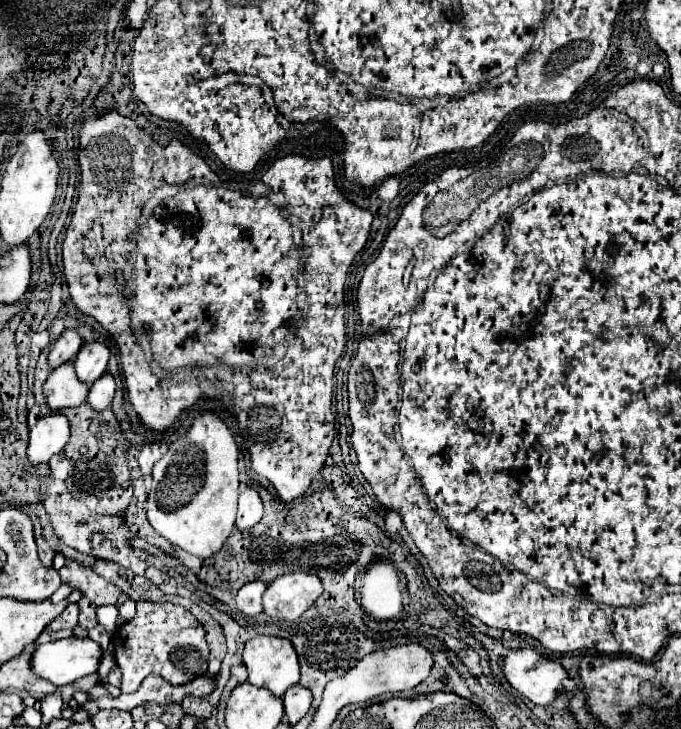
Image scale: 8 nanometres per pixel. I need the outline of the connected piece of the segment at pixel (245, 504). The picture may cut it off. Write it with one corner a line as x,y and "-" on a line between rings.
242,488
240,492
240,500
238,500
238,520
236,526
240,530
248,530
252,526
256,526
262,518
262,500
256,492
256,488

